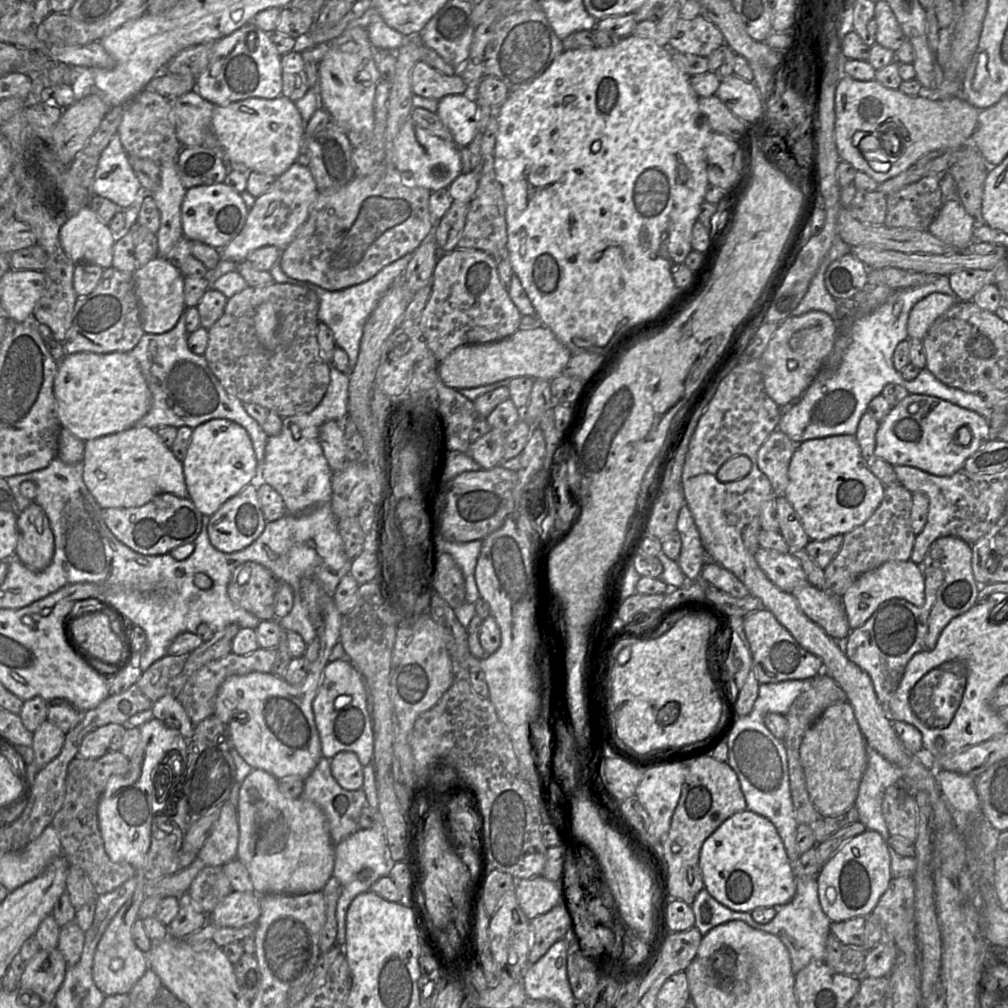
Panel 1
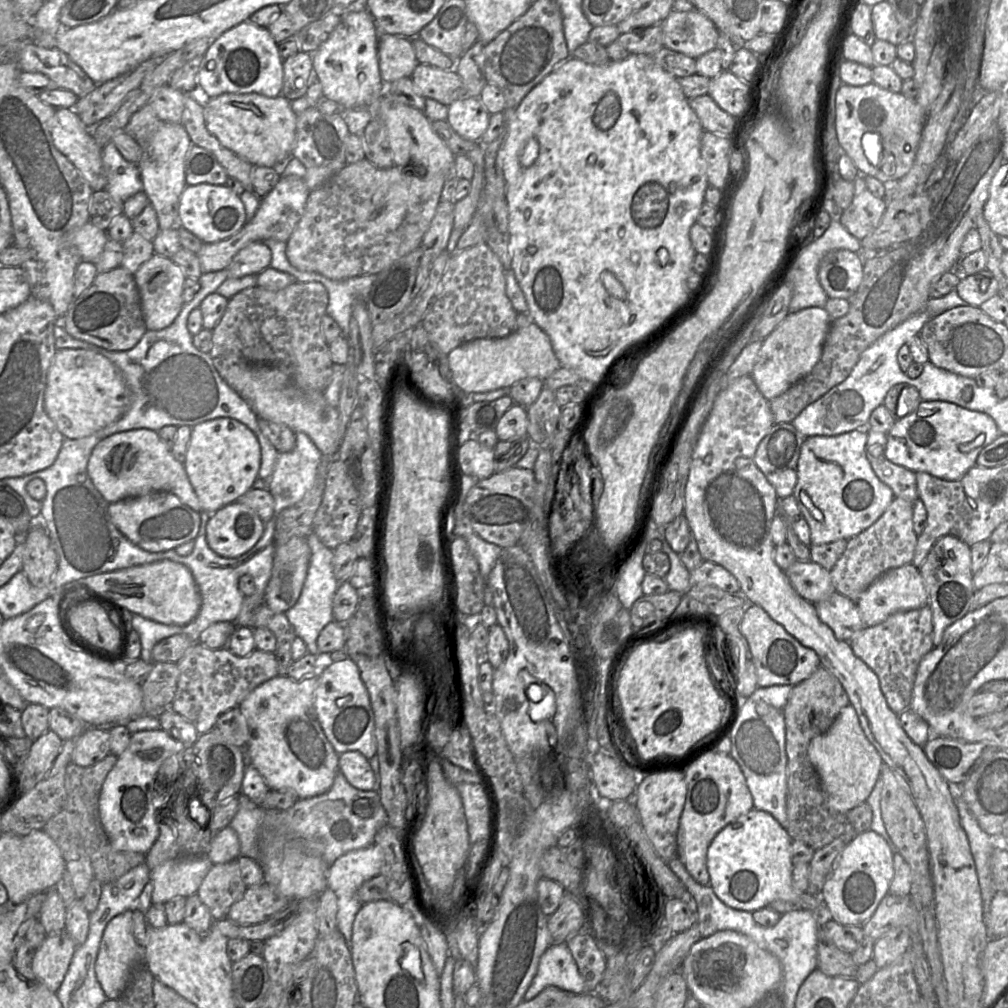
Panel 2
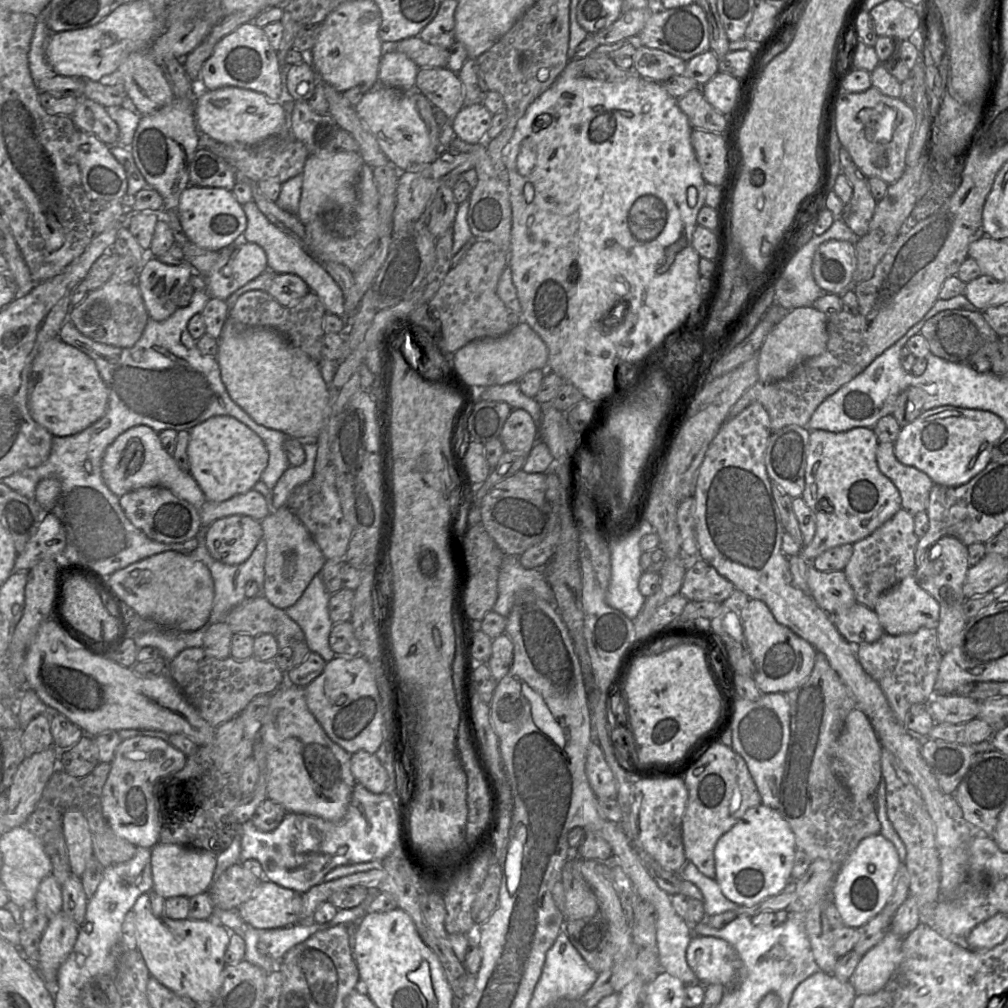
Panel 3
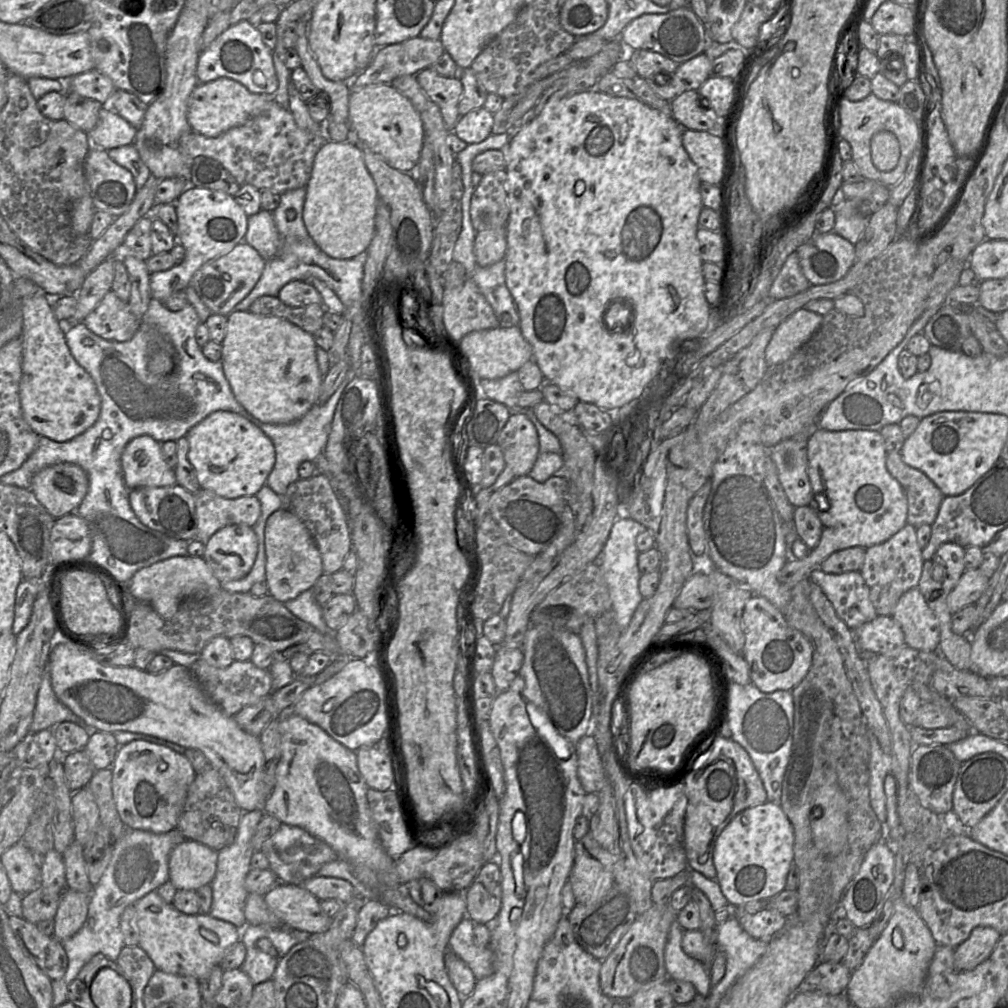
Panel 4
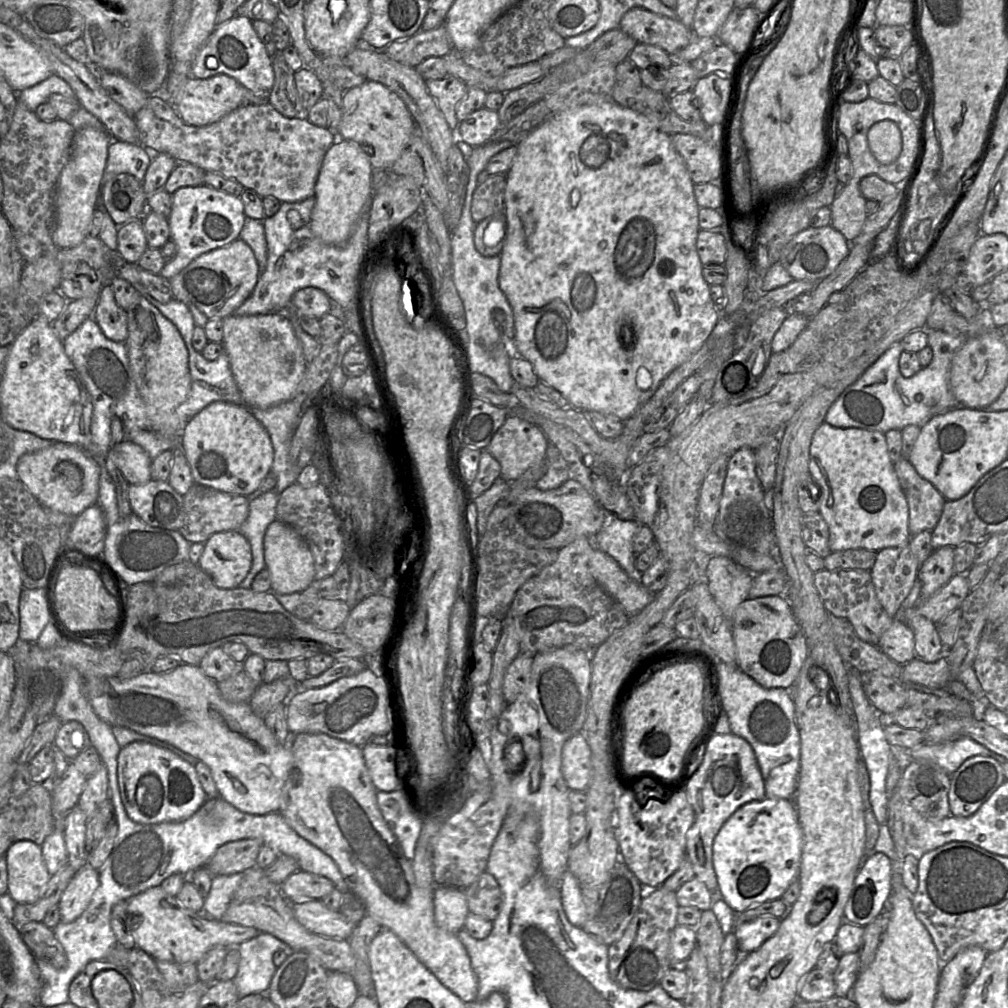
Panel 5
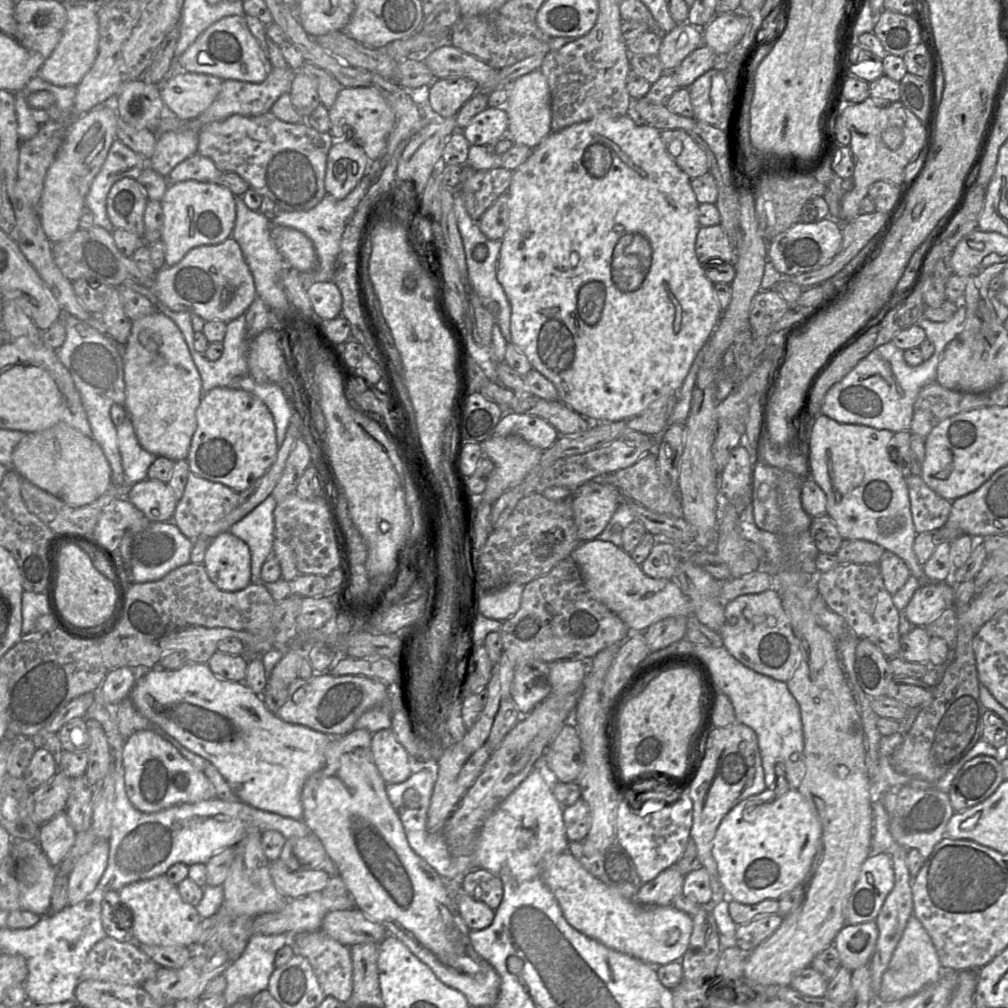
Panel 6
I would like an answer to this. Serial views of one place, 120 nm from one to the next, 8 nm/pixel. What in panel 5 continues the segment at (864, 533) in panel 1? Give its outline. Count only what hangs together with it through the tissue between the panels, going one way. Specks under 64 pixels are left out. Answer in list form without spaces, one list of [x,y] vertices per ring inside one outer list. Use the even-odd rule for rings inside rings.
[[[909,544],[905,546],[883,548],[876,552],[875,562],[869,570],[875,595],[885,612],[894,617],[901,603],[912,589],[920,563],[912,553]]]

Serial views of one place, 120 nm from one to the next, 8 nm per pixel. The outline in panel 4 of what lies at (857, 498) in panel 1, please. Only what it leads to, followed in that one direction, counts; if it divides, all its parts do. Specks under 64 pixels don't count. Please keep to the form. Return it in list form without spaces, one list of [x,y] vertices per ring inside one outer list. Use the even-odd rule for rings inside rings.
[[[815,427],[807,442],[807,472],[812,487],[810,506],[822,523],[817,546],[802,558],[789,558],[778,573],[779,582],[793,588],[830,554],[845,548],[879,544],[907,523],[907,498],[886,468],[884,439],[877,430],[828,431]]]

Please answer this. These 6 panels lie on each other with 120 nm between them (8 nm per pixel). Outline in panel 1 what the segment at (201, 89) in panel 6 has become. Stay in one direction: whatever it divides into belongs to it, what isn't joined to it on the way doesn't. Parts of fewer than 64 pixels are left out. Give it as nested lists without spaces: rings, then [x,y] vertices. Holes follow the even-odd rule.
[[[280,95],[274,99],[247,98],[214,109],[211,130],[224,151],[229,167],[279,177],[303,149],[305,122],[295,103]]]

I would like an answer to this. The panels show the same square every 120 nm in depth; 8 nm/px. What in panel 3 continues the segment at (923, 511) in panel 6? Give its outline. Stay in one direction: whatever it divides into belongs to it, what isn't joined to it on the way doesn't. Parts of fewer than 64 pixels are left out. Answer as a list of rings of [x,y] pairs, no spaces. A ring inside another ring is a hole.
[[[880,442],[876,449],[879,470],[891,480],[899,491],[901,507],[913,516],[926,511],[929,493],[934,482],[921,470],[900,463],[894,453],[894,445]]]

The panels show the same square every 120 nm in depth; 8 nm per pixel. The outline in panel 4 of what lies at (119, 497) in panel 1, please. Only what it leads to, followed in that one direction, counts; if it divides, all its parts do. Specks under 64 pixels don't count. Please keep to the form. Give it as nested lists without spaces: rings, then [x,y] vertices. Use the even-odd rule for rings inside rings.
[[[148,435],[138,436],[126,445],[121,467],[128,490],[177,484],[174,469],[164,460],[161,443]]]

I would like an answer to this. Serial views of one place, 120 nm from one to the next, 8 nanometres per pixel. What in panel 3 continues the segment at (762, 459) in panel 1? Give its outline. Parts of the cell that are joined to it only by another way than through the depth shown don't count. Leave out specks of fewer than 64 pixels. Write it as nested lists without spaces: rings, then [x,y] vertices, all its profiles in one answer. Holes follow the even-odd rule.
[[[789,425],[771,433],[764,463],[769,478],[792,499],[802,496],[805,487],[807,427]]]

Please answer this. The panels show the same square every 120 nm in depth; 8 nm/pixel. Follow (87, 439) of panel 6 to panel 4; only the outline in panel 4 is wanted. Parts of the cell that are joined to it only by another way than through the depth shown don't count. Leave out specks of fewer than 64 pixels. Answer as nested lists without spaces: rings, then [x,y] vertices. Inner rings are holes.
[[[59,463],[45,467],[32,478],[30,490],[55,519],[76,511],[89,488],[87,473],[78,465]]]

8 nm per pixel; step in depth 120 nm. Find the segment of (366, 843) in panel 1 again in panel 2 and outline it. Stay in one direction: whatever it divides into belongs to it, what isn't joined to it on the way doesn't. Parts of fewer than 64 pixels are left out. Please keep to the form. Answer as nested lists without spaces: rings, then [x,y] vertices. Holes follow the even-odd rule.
[[[374,843],[367,847],[352,850],[337,858],[328,868],[327,887],[337,896],[336,929],[343,935],[346,945],[351,949],[352,926],[355,916],[362,906],[357,897],[357,891],[367,880],[380,874],[382,853]]]

